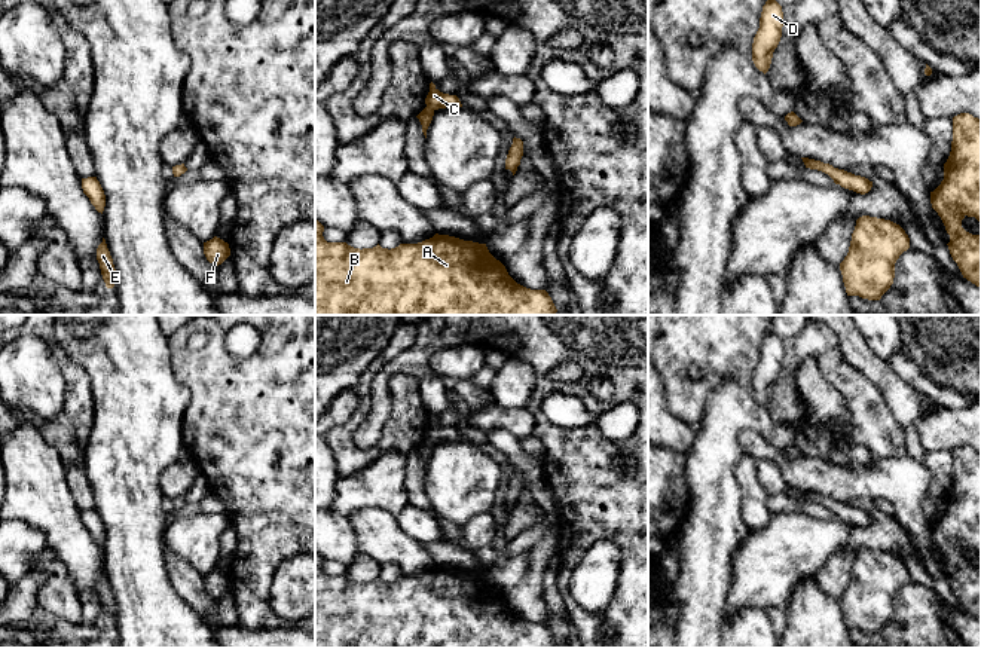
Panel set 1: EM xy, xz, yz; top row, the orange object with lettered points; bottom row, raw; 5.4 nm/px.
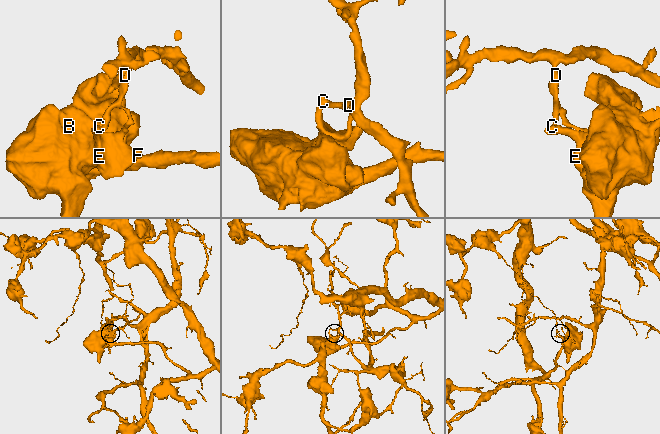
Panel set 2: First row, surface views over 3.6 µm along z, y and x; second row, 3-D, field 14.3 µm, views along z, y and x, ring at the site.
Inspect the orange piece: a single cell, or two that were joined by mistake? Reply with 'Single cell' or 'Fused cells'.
Fused cells

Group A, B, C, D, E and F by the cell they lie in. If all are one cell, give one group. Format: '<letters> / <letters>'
A B E F / C D

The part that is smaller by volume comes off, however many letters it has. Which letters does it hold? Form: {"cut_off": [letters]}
{"cut_off": ["C", "D"]}

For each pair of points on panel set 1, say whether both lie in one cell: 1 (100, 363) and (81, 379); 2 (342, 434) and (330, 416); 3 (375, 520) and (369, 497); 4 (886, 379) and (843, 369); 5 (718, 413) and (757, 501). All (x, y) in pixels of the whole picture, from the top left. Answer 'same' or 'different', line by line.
1: different
2: different
3: different
4: different
5: different

